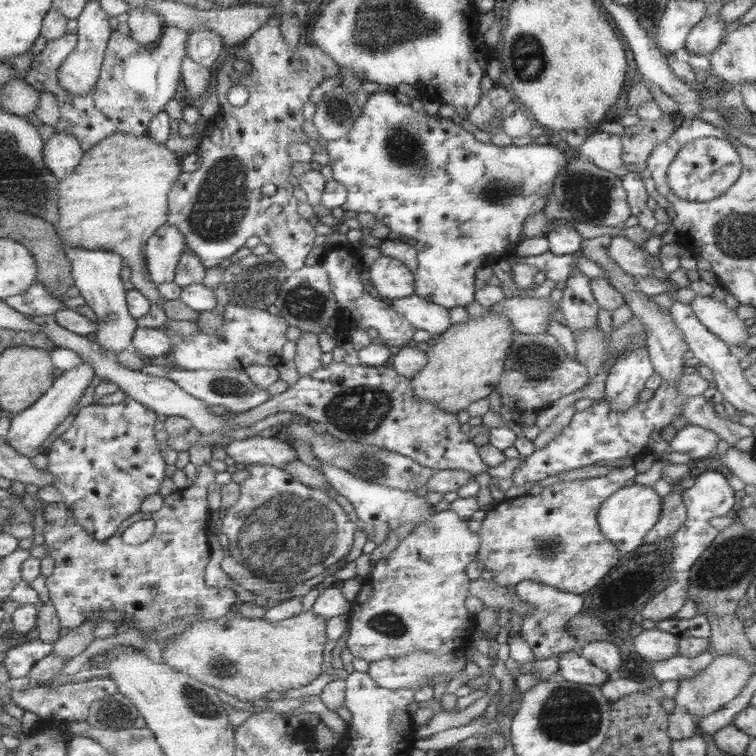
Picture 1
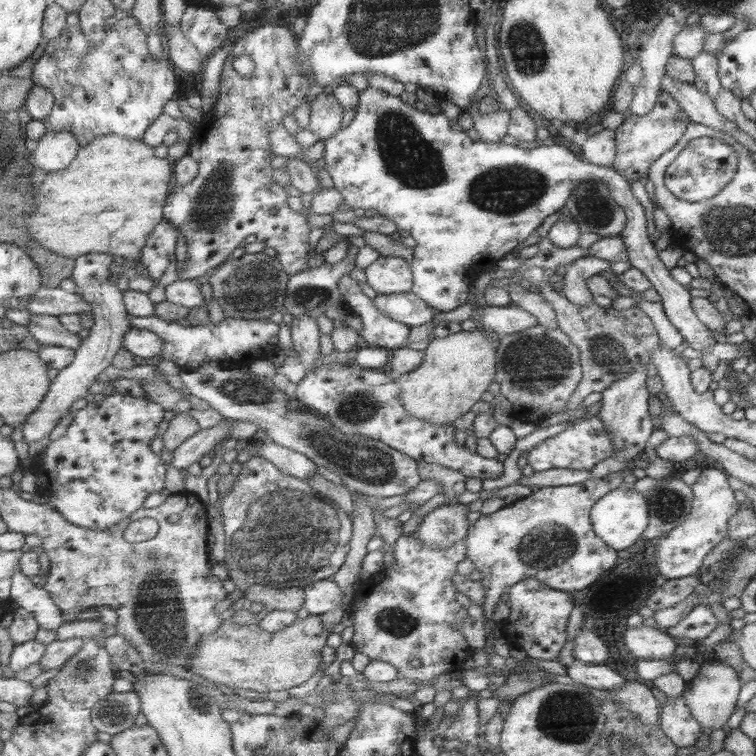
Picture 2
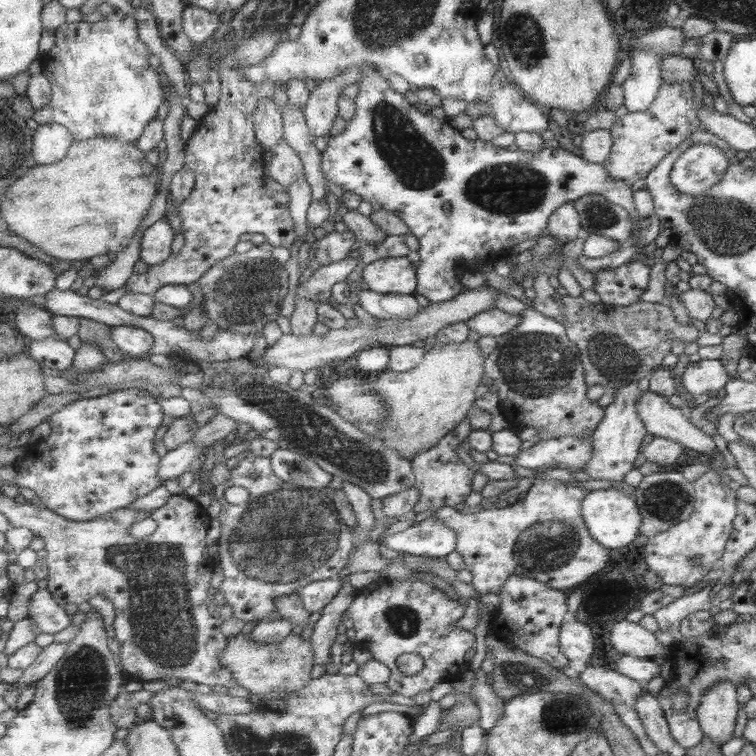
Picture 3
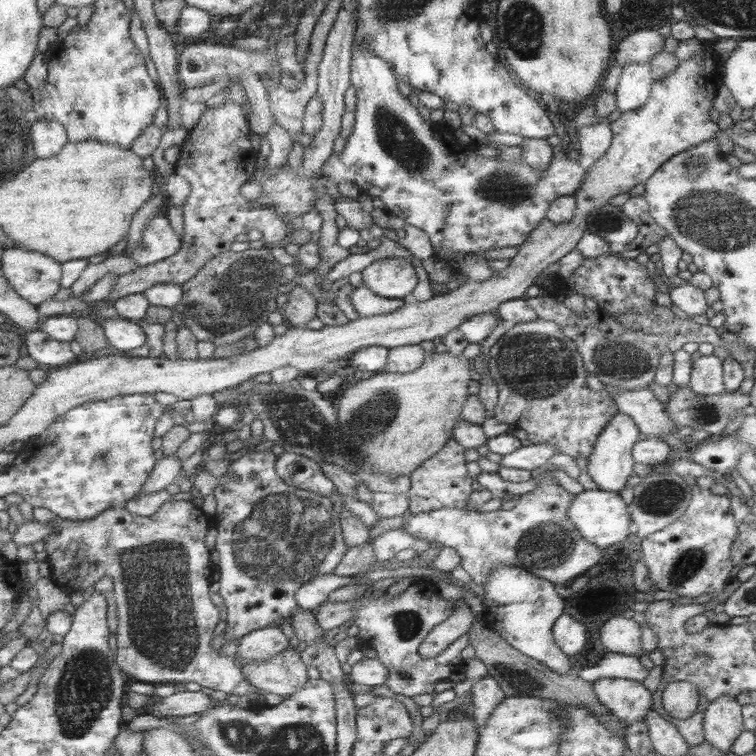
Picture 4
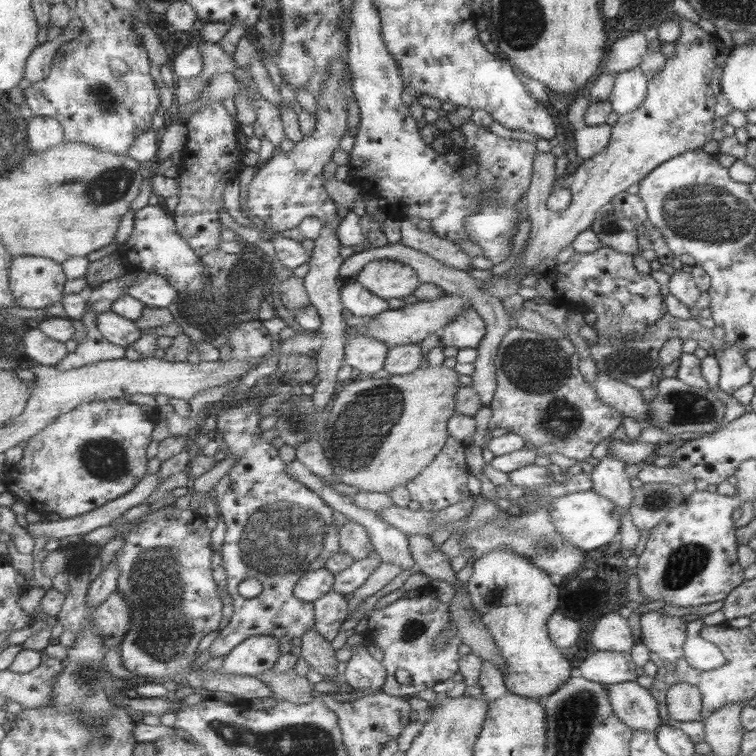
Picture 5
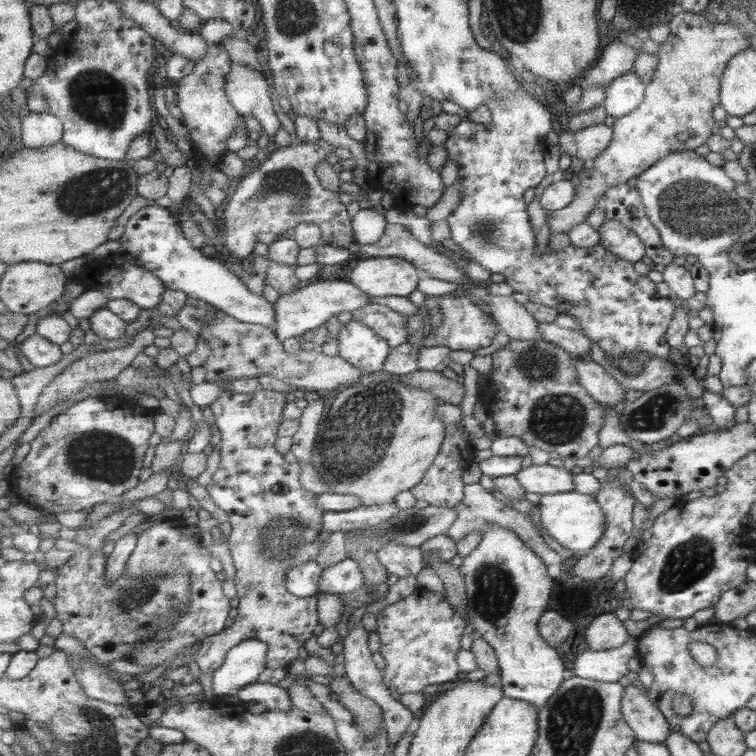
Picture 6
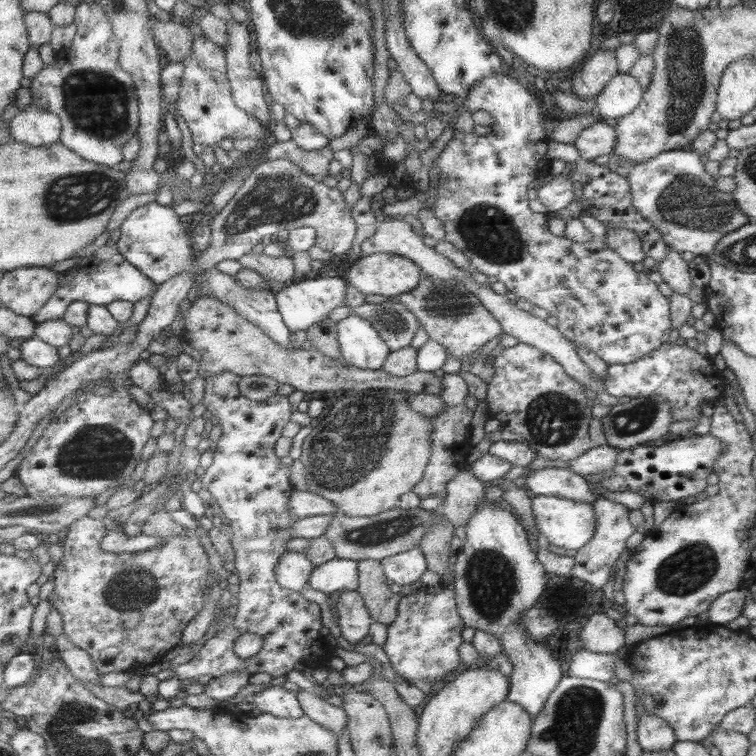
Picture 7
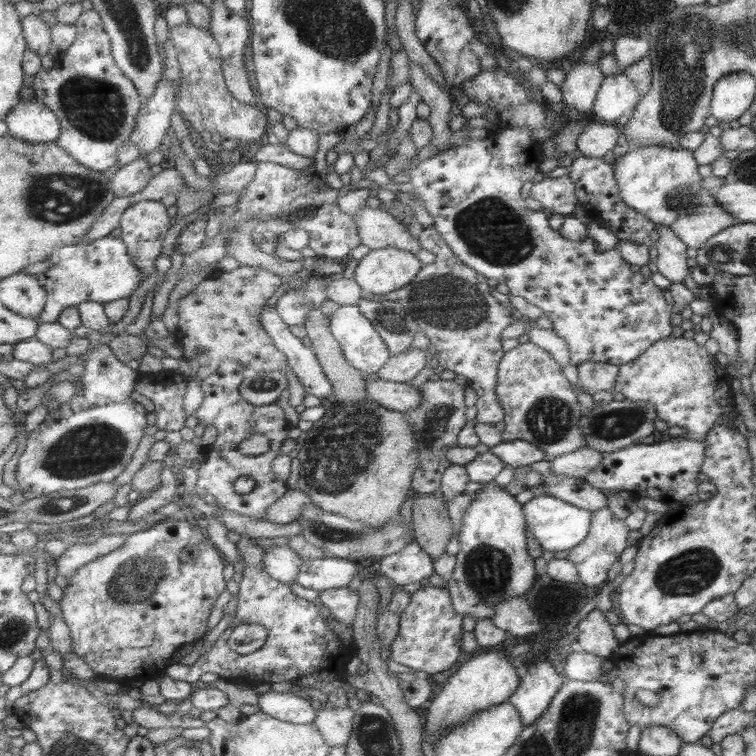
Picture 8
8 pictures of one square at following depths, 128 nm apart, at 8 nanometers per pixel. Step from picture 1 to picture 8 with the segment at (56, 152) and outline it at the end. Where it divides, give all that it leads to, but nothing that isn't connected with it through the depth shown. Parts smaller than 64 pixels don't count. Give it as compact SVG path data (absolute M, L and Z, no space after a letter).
M39 101L19 104L15 110L9 112L9 116L5 118L4 123L8 130L6 134L30 143L55 143L59 140L62 132L58 115Z

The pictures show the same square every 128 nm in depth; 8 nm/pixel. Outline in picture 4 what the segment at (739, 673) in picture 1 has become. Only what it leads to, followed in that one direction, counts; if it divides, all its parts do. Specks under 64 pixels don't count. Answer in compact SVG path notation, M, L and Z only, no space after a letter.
M719 696L703 712L704 740L719 751L729 751L733 740L744 729L741 704L733 696Z

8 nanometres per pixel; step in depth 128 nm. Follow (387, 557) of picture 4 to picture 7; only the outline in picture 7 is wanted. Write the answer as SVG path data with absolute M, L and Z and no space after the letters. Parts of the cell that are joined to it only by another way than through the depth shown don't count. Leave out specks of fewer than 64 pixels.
M335 558L317 566L311 574L309 583L313 589L327 596L360 588L360 571L356 561Z

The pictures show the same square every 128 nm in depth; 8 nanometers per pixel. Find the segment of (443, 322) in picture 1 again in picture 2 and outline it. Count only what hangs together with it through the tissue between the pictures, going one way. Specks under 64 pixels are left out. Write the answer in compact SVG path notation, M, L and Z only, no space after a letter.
M413 291L388 295L378 293L374 300L381 312L411 327L424 325L437 313Z

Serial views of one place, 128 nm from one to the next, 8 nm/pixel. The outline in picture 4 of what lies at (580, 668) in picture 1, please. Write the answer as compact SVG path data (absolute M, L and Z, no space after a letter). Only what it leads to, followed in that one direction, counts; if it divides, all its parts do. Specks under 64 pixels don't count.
M599 678L590 685L597 700L627 725L645 720L645 714L652 710L651 692L639 682L621 678Z

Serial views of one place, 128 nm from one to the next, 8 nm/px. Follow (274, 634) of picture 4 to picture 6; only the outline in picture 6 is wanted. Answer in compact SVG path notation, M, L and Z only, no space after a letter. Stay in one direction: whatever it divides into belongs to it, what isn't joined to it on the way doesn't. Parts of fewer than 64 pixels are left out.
M247 639L233 647L221 666L213 673L213 694L236 694L239 688L257 682L259 674L267 668L269 644L259 639Z

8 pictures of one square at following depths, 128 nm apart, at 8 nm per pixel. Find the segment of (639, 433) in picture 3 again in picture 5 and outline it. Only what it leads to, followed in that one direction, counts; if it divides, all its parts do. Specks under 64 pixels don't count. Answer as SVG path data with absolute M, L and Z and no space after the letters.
M620 427L616 433L609 436L605 456L593 465L589 474L591 477L591 490L597 492L599 496L603 496L609 502L613 502L619 516L619 526L623 512L628 510L629 504L631 504L632 490L629 485L630 478L625 471L625 462L611 456L611 441L626 439L621 430Z

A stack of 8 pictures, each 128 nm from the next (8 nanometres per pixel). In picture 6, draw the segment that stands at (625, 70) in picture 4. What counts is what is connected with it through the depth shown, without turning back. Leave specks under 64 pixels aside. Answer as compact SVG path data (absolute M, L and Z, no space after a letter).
M632 72L615 78L604 87L603 111L614 119L630 114L644 98L645 84Z

